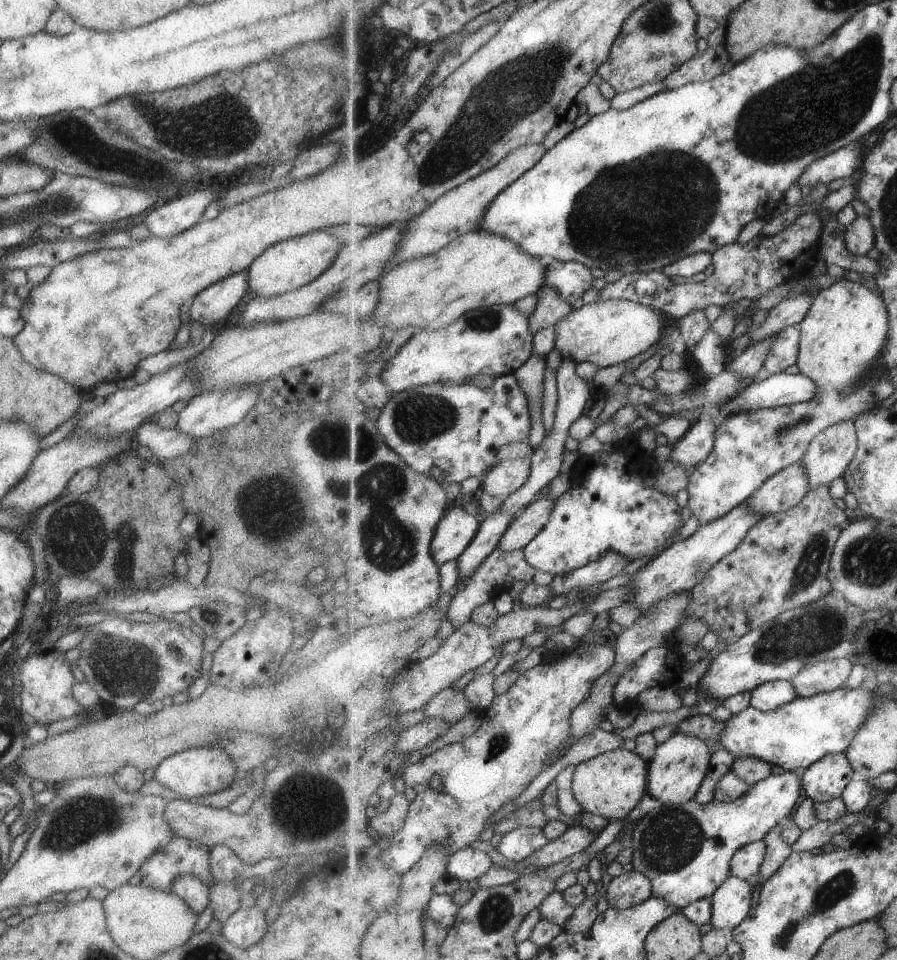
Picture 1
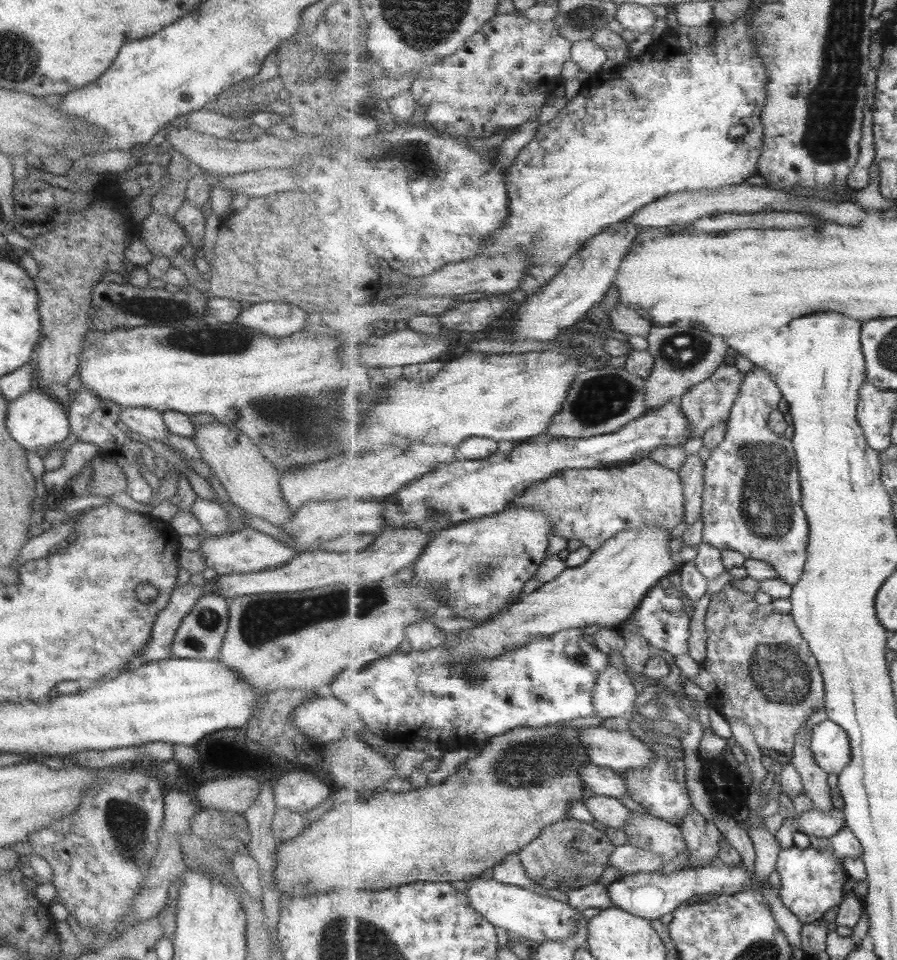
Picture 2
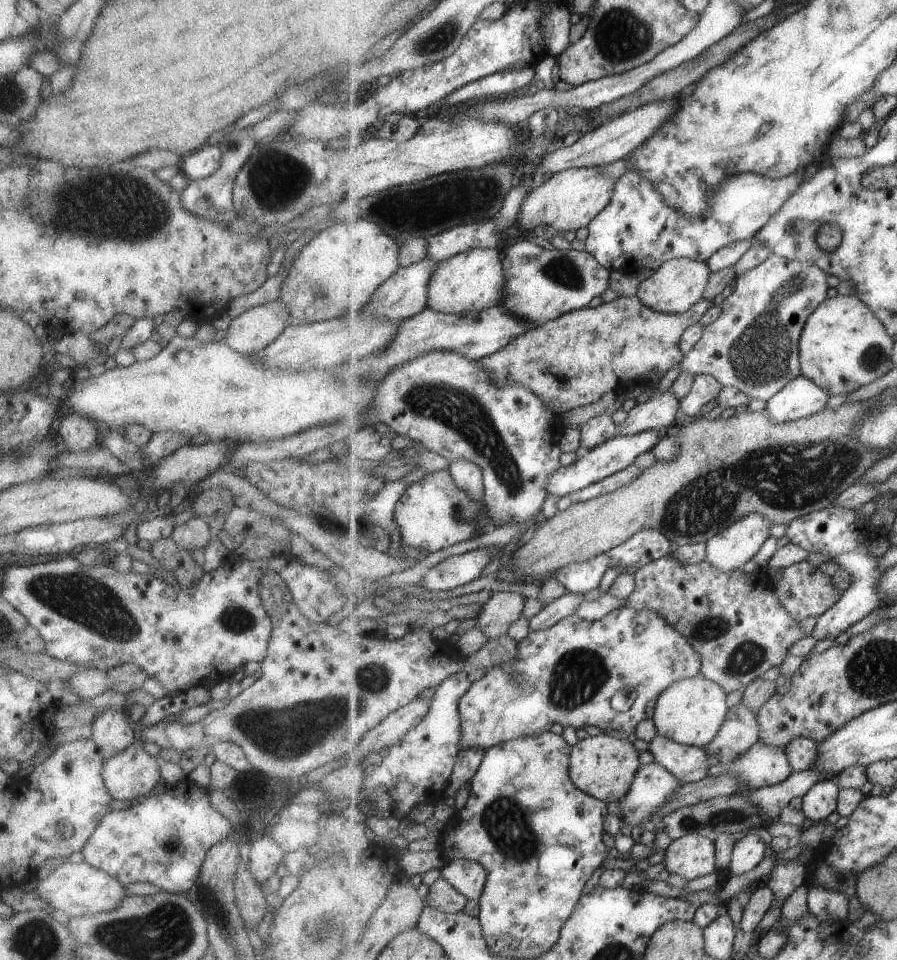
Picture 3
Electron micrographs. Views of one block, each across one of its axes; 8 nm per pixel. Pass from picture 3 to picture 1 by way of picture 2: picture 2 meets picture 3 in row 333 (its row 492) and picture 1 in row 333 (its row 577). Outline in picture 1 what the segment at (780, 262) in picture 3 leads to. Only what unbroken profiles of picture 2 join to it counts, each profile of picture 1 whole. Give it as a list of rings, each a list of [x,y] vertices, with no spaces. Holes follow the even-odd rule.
[[[801,323],[788,326],[777,334],[775,342],[769,348],[769,356],[765,360],[764,371],[768,375],[775,375],[785,372],[793,364],[797,365],[801,339]]]

